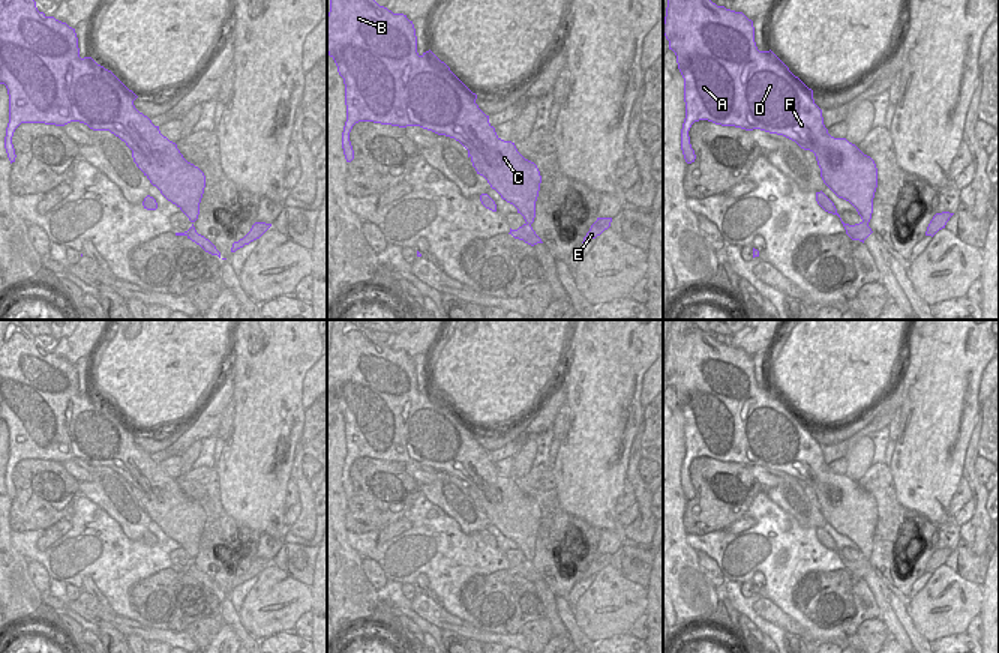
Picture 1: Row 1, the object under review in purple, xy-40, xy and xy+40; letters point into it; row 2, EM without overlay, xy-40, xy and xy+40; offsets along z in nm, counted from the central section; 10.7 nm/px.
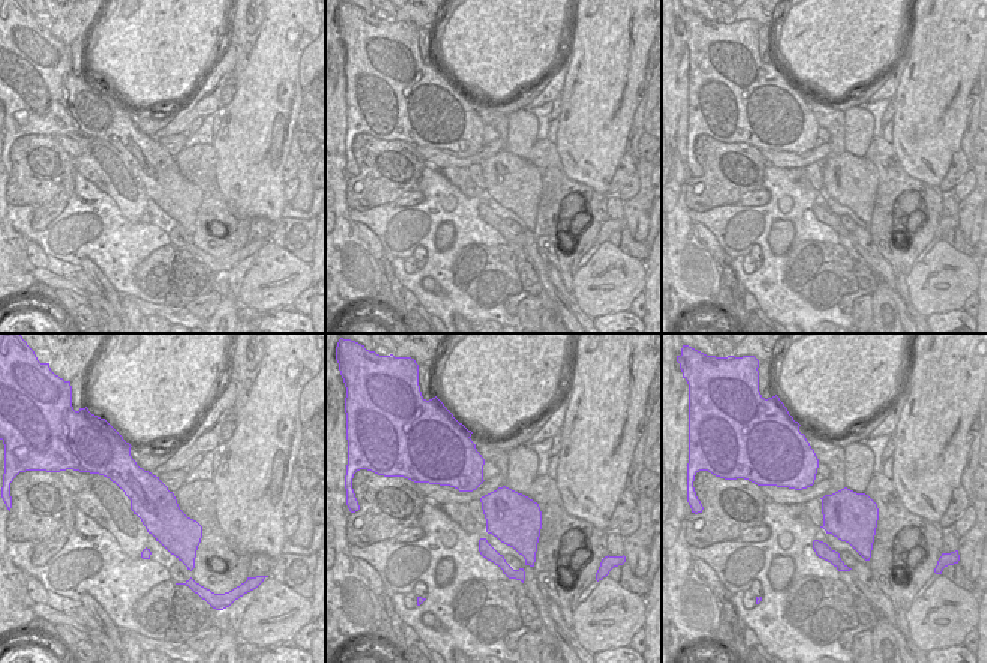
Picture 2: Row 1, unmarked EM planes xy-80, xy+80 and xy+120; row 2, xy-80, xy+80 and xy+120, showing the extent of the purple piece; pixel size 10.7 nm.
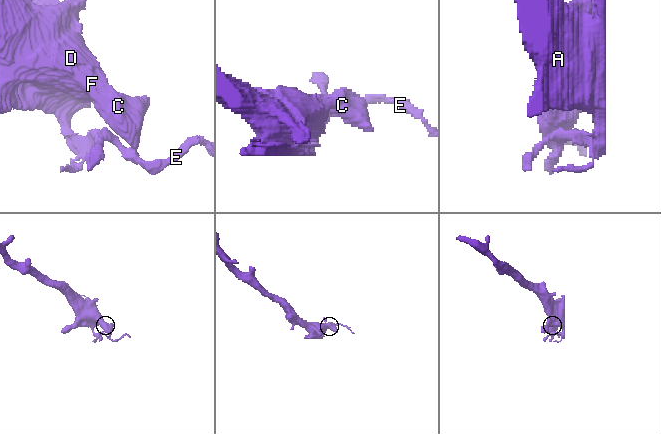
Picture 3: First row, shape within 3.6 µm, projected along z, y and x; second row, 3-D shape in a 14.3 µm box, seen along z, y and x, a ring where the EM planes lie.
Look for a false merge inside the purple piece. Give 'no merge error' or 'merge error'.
merge error

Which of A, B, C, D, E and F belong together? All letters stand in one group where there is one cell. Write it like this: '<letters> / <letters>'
A B C D F / E

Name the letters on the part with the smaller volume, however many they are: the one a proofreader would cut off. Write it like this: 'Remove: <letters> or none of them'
Remove: E

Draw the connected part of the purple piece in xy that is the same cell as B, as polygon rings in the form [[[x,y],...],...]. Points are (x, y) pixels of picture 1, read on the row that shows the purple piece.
[[[330,0],[327,15],[327,53],[334,60],[345,84],[346,122],[342,132],[342,149],[346,162],[354,159],[350,132],[358,122],[374,122],[399,128],[420,126],[438,135],[459,141],[466,150],[477,174],[483,176],[502,200],[518,209],[526,224],[536,218],[536,201],[542,176],[537,165],[525,159],[514,143],[501,140],[495,128],[476,104],[472,93],[430,50],[422,56],[417,53],[417,36],[412,21],[404,14],[393,14],[375,0]]]

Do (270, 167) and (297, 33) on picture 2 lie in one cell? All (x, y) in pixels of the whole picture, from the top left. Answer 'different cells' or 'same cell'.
same cell

